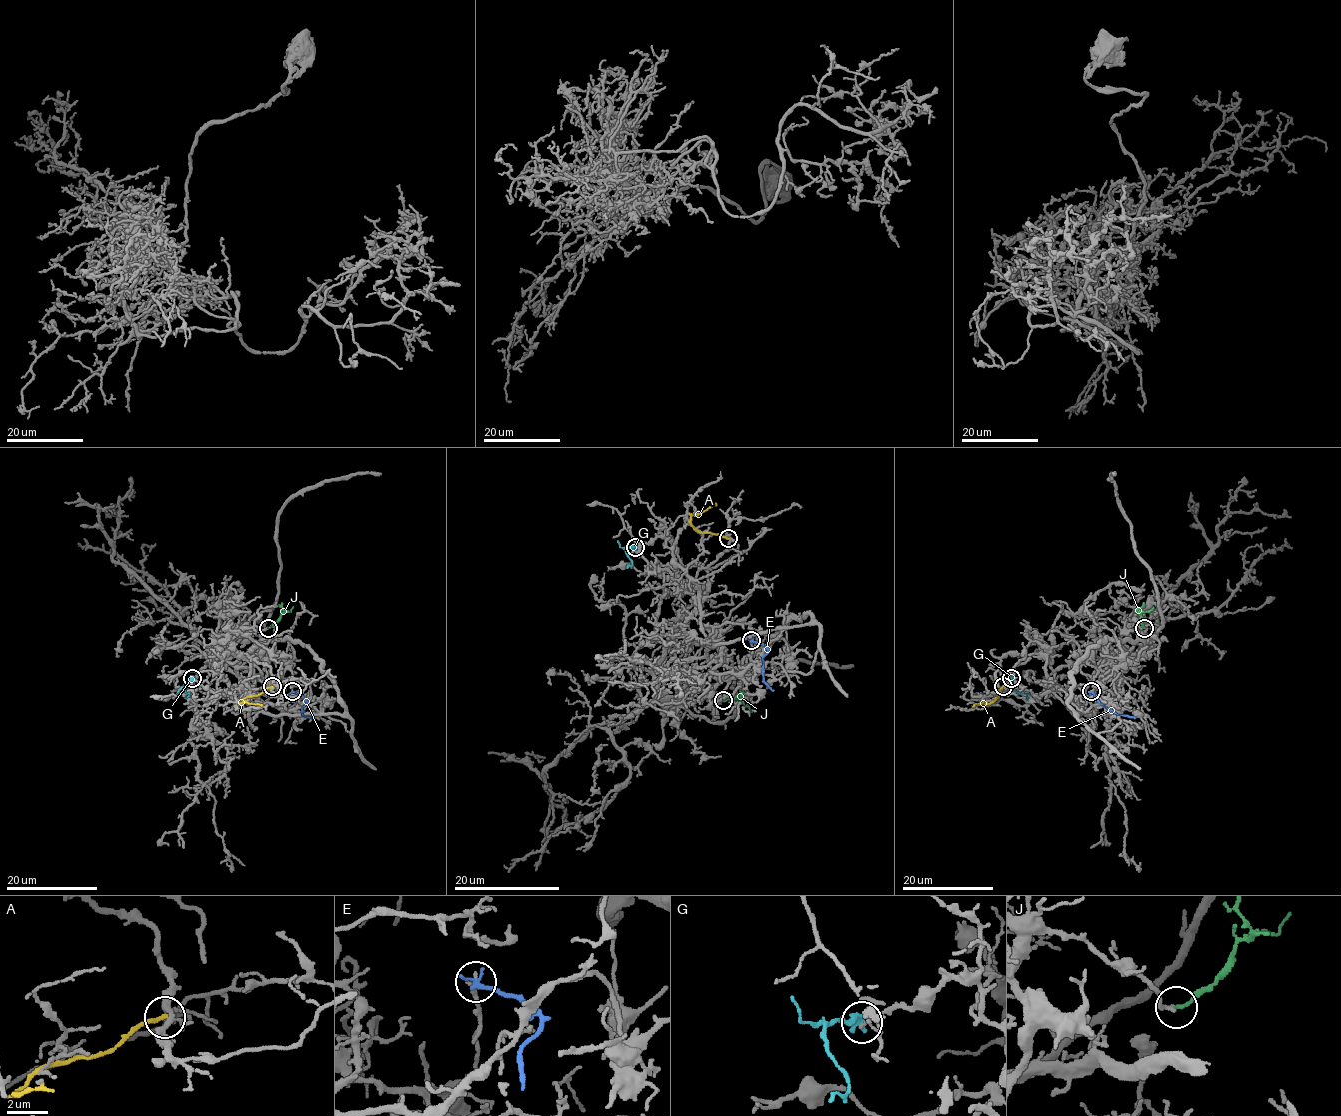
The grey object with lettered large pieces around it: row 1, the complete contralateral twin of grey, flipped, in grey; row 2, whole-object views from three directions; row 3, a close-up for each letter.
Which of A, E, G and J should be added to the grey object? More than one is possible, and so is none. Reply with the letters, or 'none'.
J

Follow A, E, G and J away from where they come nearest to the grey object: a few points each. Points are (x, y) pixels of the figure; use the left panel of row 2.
A: (273, 687), (246, 697), (240, 704), (262, 706)
E: (292, 691), (307, 703), (302, 707), (302, 714), (311, 719)
G: (192, 679), (184, 689), (189, 693), (185, 698)
J: (268, 627), (282, 613), (290, 611), (293, 607)

